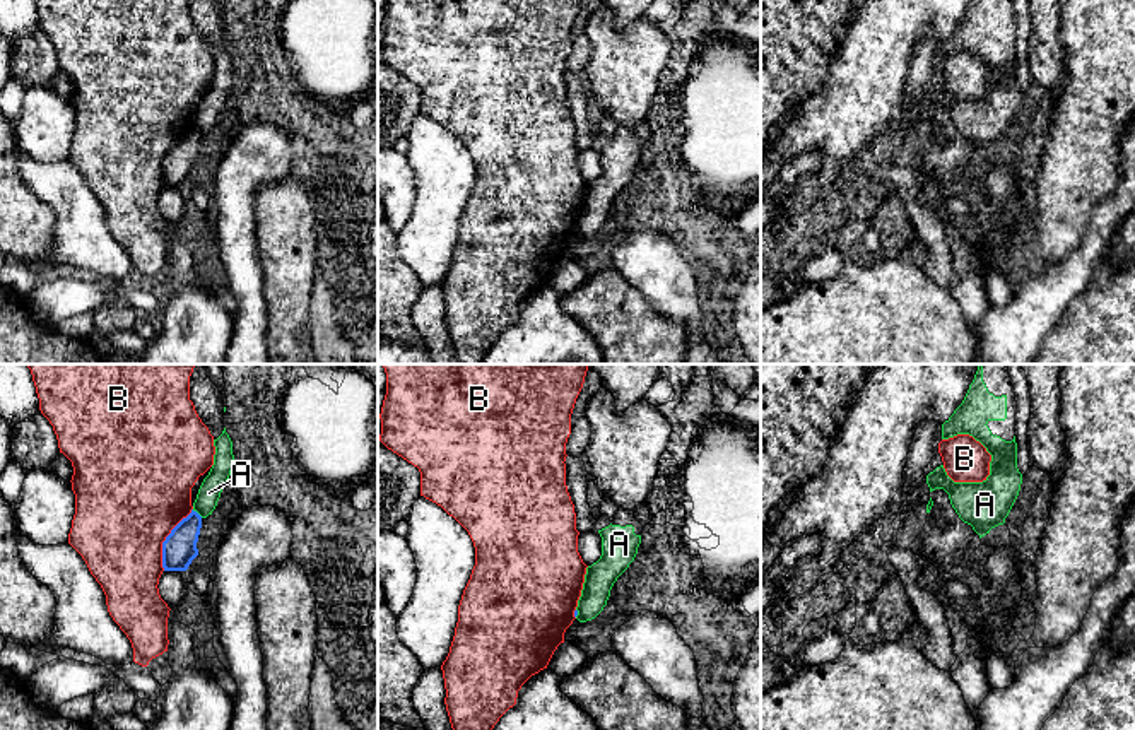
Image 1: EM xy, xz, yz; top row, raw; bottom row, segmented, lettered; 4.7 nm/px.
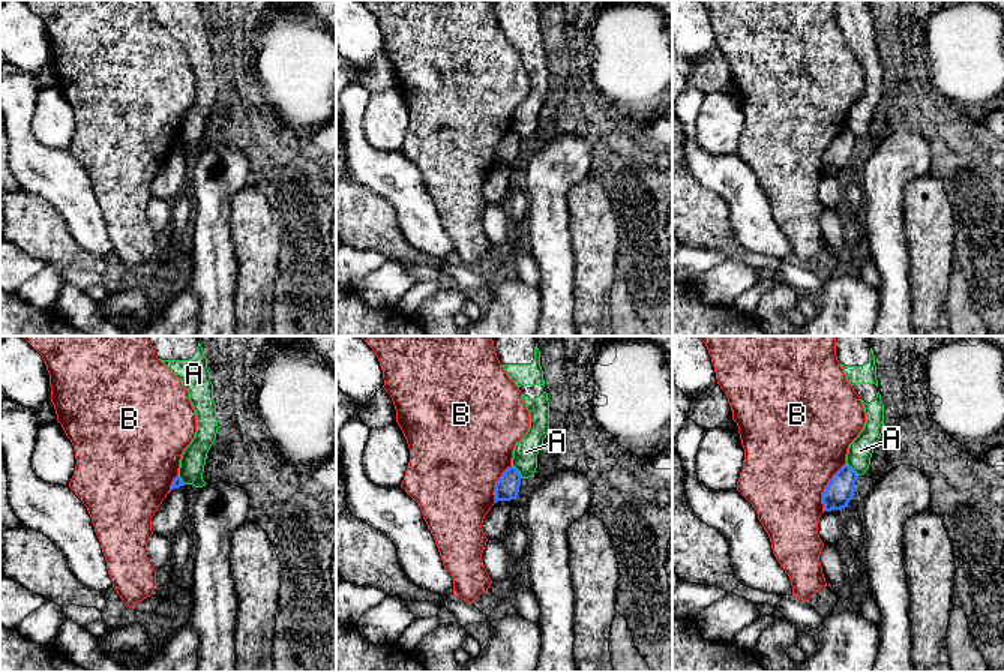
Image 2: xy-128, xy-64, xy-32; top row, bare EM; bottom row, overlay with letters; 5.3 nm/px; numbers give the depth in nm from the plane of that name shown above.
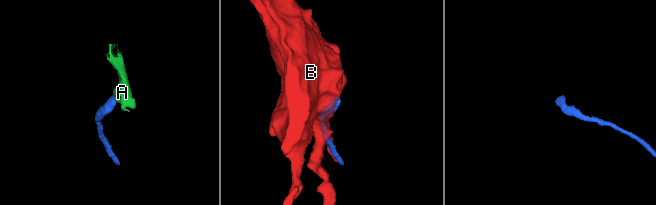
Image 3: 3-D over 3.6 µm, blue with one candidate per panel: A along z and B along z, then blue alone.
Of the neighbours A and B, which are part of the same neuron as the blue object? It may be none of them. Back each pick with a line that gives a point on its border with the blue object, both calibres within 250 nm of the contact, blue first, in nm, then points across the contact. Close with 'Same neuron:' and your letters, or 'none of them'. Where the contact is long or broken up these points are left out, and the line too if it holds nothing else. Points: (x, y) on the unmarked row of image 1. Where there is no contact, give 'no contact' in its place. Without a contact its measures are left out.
Same neuron: none of them

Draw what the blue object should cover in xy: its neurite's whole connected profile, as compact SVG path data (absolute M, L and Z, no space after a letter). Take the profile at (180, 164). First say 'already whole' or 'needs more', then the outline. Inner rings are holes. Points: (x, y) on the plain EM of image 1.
already whole; M191 127L162 159L164 188L186 188L198 173L197 159L202 145L202 133Z

